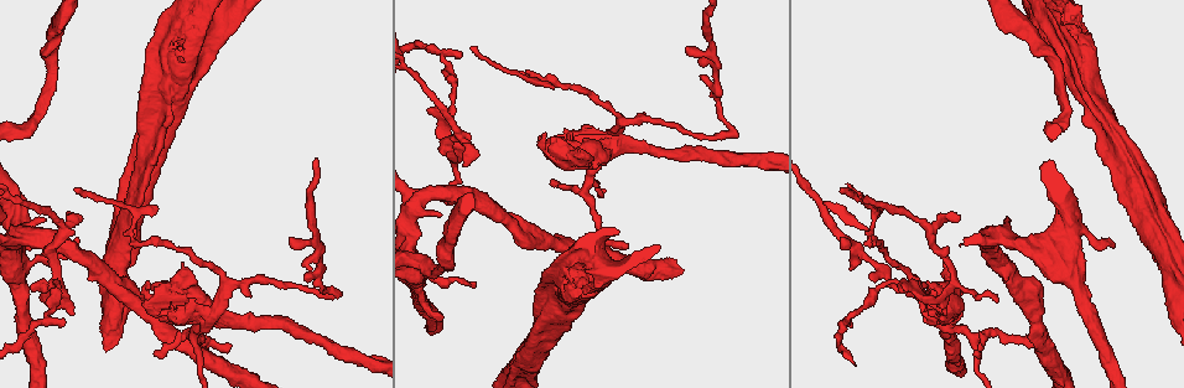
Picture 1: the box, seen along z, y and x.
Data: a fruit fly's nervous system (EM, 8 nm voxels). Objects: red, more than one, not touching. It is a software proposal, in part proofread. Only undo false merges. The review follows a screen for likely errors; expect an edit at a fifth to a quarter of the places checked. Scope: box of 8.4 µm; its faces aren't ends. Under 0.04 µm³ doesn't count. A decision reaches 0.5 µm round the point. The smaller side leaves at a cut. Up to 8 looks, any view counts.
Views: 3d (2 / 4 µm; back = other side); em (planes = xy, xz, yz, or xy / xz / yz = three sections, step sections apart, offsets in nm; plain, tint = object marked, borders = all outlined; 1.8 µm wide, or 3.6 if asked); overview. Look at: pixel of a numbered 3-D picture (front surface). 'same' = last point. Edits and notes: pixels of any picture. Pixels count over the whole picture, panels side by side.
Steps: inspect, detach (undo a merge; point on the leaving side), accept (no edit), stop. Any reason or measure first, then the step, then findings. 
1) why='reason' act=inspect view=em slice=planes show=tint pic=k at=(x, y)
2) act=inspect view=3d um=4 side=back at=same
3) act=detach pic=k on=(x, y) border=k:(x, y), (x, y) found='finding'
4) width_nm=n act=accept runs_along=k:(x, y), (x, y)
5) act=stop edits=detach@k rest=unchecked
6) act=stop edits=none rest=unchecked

why='sharp bend' act=inspect view=3d um=4 pic=1 at=(334, 294)

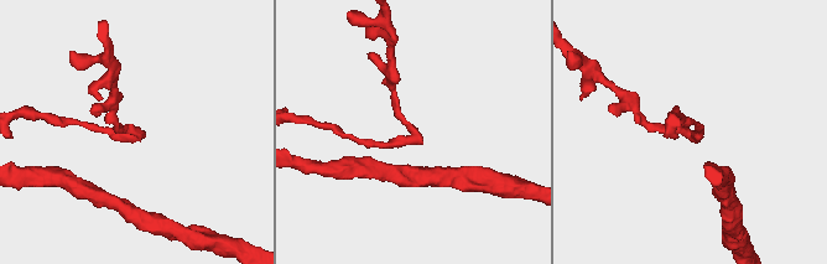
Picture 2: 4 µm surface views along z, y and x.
act=inspect view=em slice=planes show=tint pic=2 at=(132, 136)

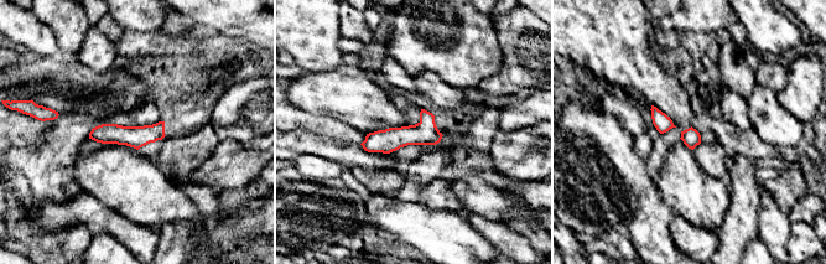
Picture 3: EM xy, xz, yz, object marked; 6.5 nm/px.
act=accept runs_along=3:(439, 135), (404, 135), (365, 145) found='continuous, no second cell'

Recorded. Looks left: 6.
why='calibre changes' act=inspect view=3d um=2 pic=1 at=(1040, 347)

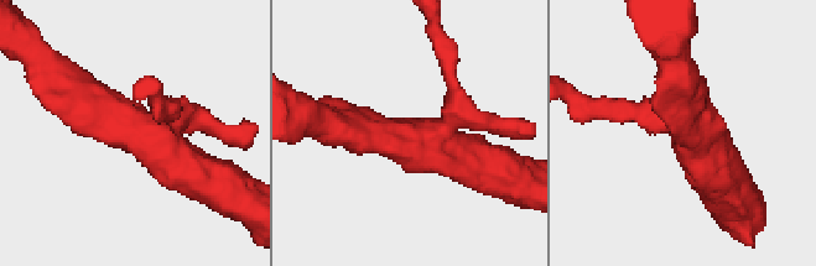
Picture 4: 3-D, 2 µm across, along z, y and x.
act=inspect view=em slice=planes show=borders pic=4 at=(152, 128)

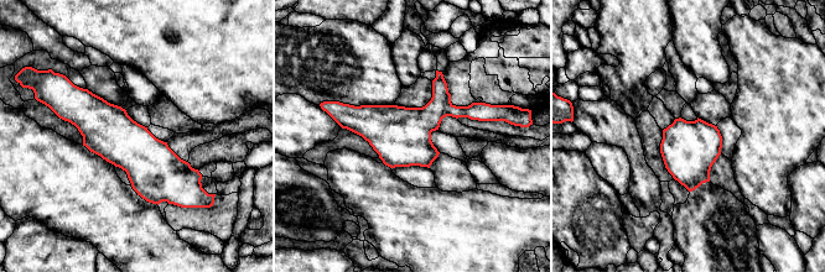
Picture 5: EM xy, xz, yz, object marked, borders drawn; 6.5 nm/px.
act=accept runs_along=5:(66, 109), (161, 176), (196, 177) found='continuous, no second cell'

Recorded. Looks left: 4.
why='sharp bend' act=inspect view=3d um=4 pic=1 at=(206, 320)

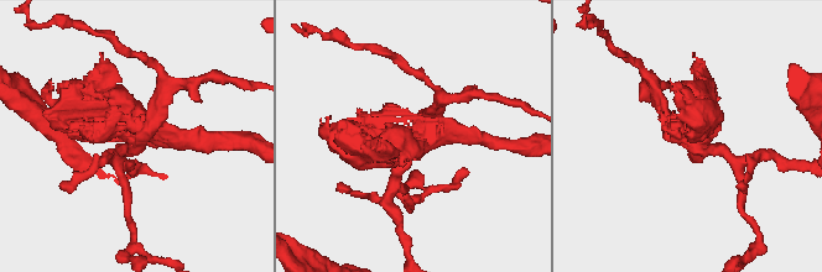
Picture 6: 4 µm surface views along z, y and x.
why='shape alone is not enough' act=inspect view=em um=3.6 slice=xy step=8 show=tint pic=6 at=(418, 139)

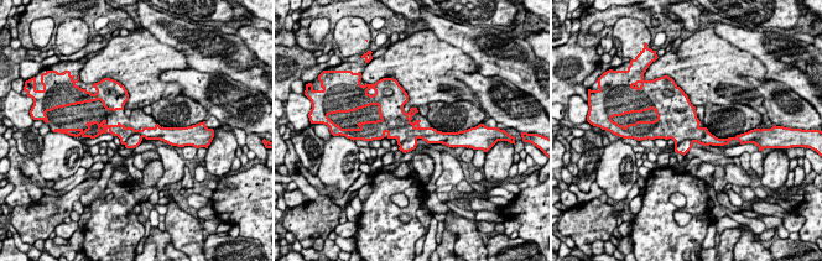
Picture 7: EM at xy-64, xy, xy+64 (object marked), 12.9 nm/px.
act=detach pic=7 on=(119, 130) border=7:(142, 136), (133, 134), (123, 144) found='two cells meet here'

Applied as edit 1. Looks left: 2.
act=stop edits=detach@7 rest=unchecked

